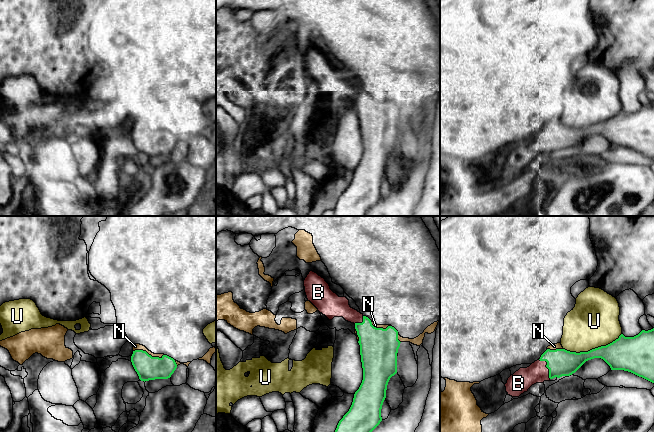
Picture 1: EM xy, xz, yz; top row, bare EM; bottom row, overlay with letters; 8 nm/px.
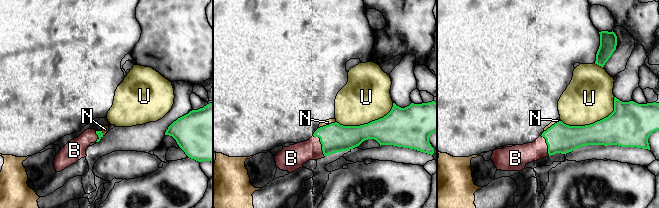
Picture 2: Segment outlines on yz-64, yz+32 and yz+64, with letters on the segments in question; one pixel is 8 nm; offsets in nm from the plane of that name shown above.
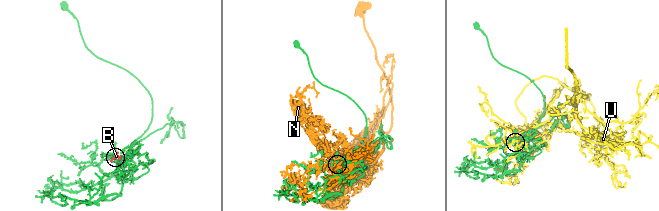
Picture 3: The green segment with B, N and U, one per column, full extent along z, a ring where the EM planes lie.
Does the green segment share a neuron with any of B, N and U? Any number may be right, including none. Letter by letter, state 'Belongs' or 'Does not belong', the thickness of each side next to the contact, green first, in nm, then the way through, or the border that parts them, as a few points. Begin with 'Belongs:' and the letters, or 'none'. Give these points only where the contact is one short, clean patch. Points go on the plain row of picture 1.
Belongs: B
B: Belongs. Thickness 220 nm (green) against 170 nm
N: Does not belong. Thickness 190 nm (green) against 50 nm
U: Does not belong. Thickness 260 nm (green) against 400 nm

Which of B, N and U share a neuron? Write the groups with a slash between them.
B / N / U

